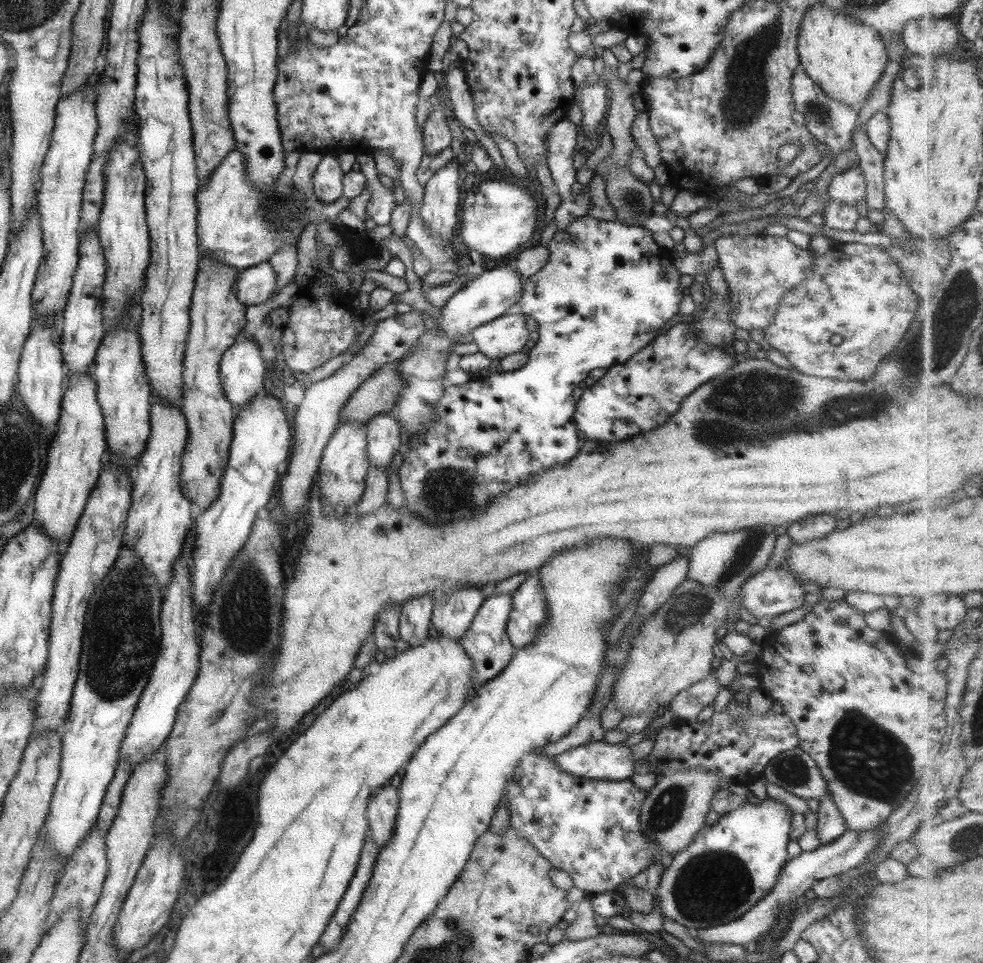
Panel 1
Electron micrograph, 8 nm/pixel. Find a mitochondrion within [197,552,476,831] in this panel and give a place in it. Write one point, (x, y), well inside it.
(242, 623)

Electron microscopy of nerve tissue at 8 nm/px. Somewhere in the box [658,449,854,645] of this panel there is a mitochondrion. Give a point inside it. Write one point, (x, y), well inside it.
(690, 607)

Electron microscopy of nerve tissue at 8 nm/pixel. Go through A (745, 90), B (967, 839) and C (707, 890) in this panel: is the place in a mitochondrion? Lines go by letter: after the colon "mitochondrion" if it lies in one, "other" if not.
A: mitochondrion
B: mitochondrion
C: mitochondrion

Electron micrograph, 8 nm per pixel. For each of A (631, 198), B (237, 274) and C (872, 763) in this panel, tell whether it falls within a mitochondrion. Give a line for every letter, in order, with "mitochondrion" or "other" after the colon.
A: mitochondrion
B: other
C: mitochondrion

